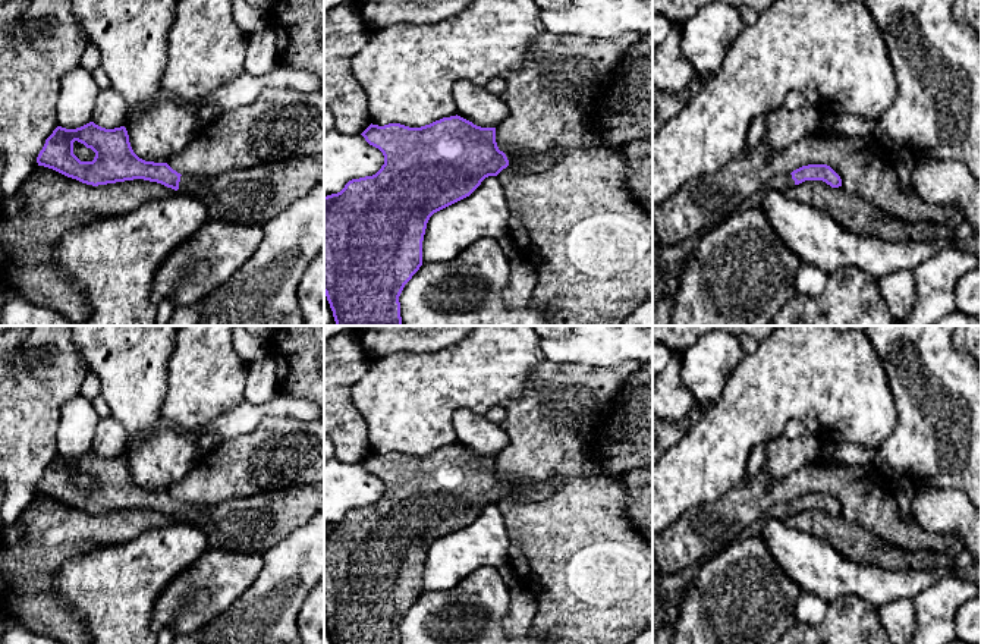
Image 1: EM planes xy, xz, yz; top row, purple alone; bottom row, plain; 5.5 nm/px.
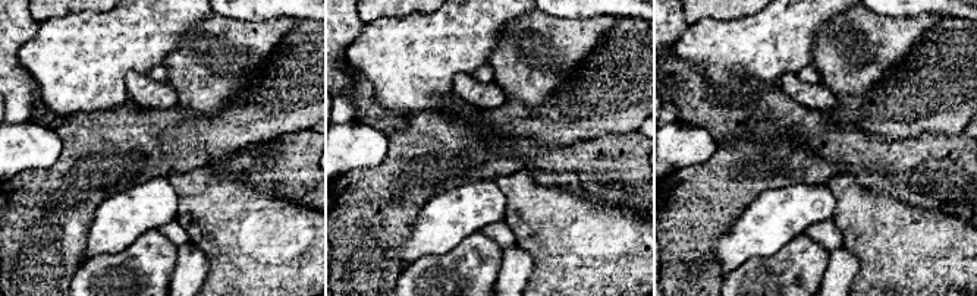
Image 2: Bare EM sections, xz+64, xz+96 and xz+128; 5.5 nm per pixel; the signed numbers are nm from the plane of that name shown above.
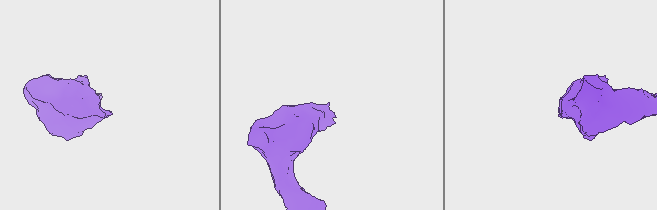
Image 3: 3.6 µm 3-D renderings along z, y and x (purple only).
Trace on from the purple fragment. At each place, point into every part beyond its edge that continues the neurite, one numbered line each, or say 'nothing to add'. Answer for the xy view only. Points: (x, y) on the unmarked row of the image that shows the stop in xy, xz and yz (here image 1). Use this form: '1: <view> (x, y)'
1: xy (254, 524)

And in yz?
1: yz (782, 511)

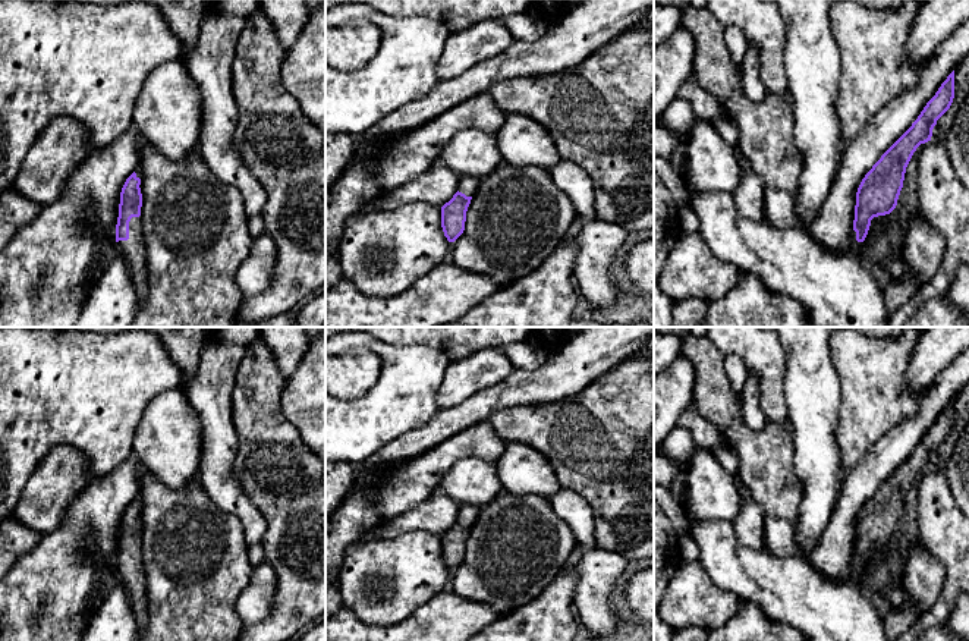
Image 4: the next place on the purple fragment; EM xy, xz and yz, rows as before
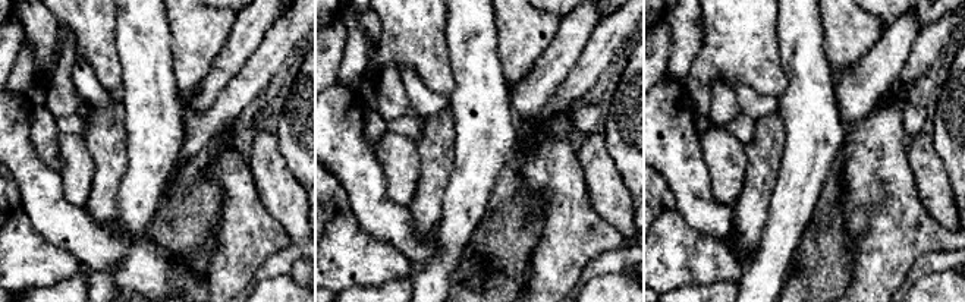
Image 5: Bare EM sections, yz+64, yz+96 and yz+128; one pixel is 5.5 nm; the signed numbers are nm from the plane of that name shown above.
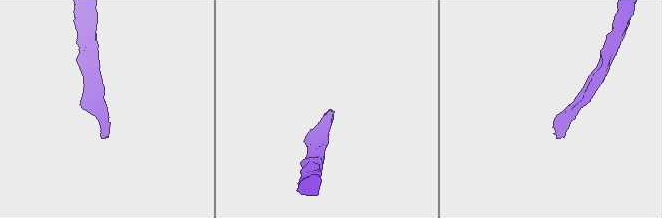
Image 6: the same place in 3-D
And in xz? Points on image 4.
1: xz (466, 514)

